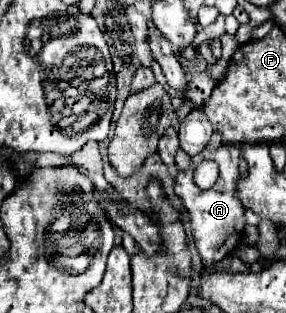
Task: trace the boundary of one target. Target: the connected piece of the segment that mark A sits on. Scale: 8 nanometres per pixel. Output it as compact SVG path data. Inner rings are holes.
M219 146L211 154L213 162L219 164L219 178L209 190L201 190L195 180L193 172L201 164L201 154L193 156L191 166L187 170L179 170L179 176L175 180L175 194L183 200L189 218L191 218L191 234L195 238L195 246L203 258L205 264L215 264L223 260L241 240L243 228L245 228L245 218L243 218L243 204L237 196L237 182L239 182L239 170L237 170L237 160L239 160L239 146Z

